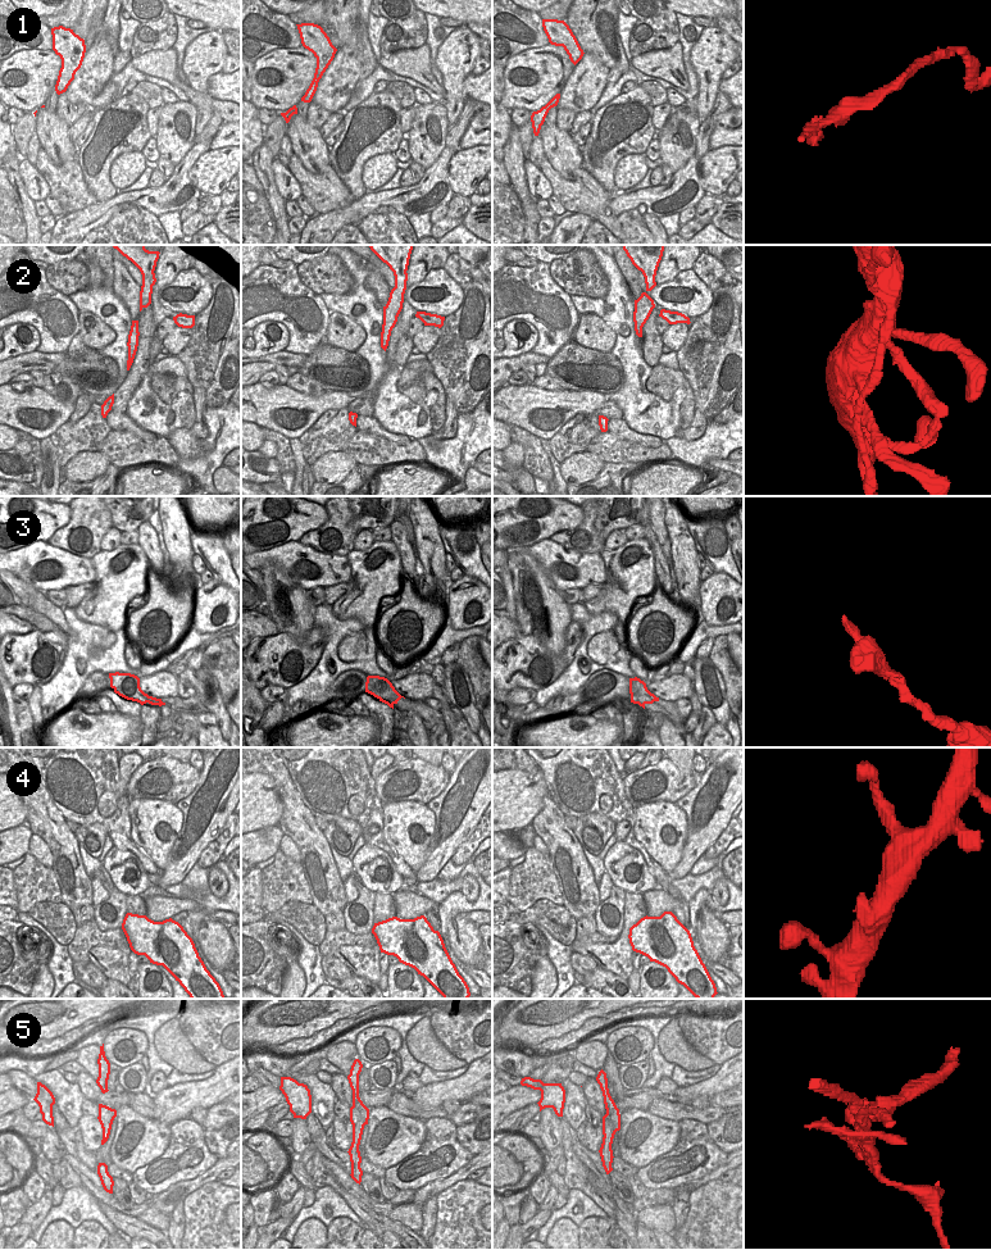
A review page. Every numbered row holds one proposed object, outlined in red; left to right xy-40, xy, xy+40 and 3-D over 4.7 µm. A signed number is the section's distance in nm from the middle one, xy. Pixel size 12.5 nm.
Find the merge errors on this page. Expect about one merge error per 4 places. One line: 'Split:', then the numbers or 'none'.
Split: 2, 3, 5

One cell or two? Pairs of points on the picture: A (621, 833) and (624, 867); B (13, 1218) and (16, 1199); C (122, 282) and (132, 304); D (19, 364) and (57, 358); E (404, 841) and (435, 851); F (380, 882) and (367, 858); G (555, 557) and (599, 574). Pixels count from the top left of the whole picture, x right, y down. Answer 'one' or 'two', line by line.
A: two
B: one
C: one
D: one
E: two
F: one
G: one

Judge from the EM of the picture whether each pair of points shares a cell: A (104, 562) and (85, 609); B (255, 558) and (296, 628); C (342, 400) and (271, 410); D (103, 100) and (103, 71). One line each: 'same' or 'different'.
A: same
B: different
C: same
D: different

